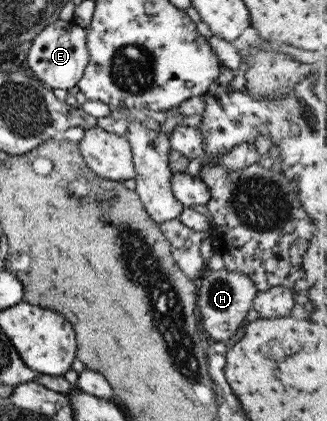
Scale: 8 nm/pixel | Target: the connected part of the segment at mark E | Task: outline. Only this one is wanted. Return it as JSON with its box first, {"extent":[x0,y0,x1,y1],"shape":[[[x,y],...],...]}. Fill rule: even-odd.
{"extent":[25,19,89,91],"shape":[[[57,19],[48,23],[47,27],[41,30],[31,42],[29,52],[25,56],[27,68],[49,89],[61,88],[66,91],[76,85],[89,62],[89,55],[85,48],[87,42],[85,36],[87,36],[85,30],[76,26],[72,21],[63,22]]]}

